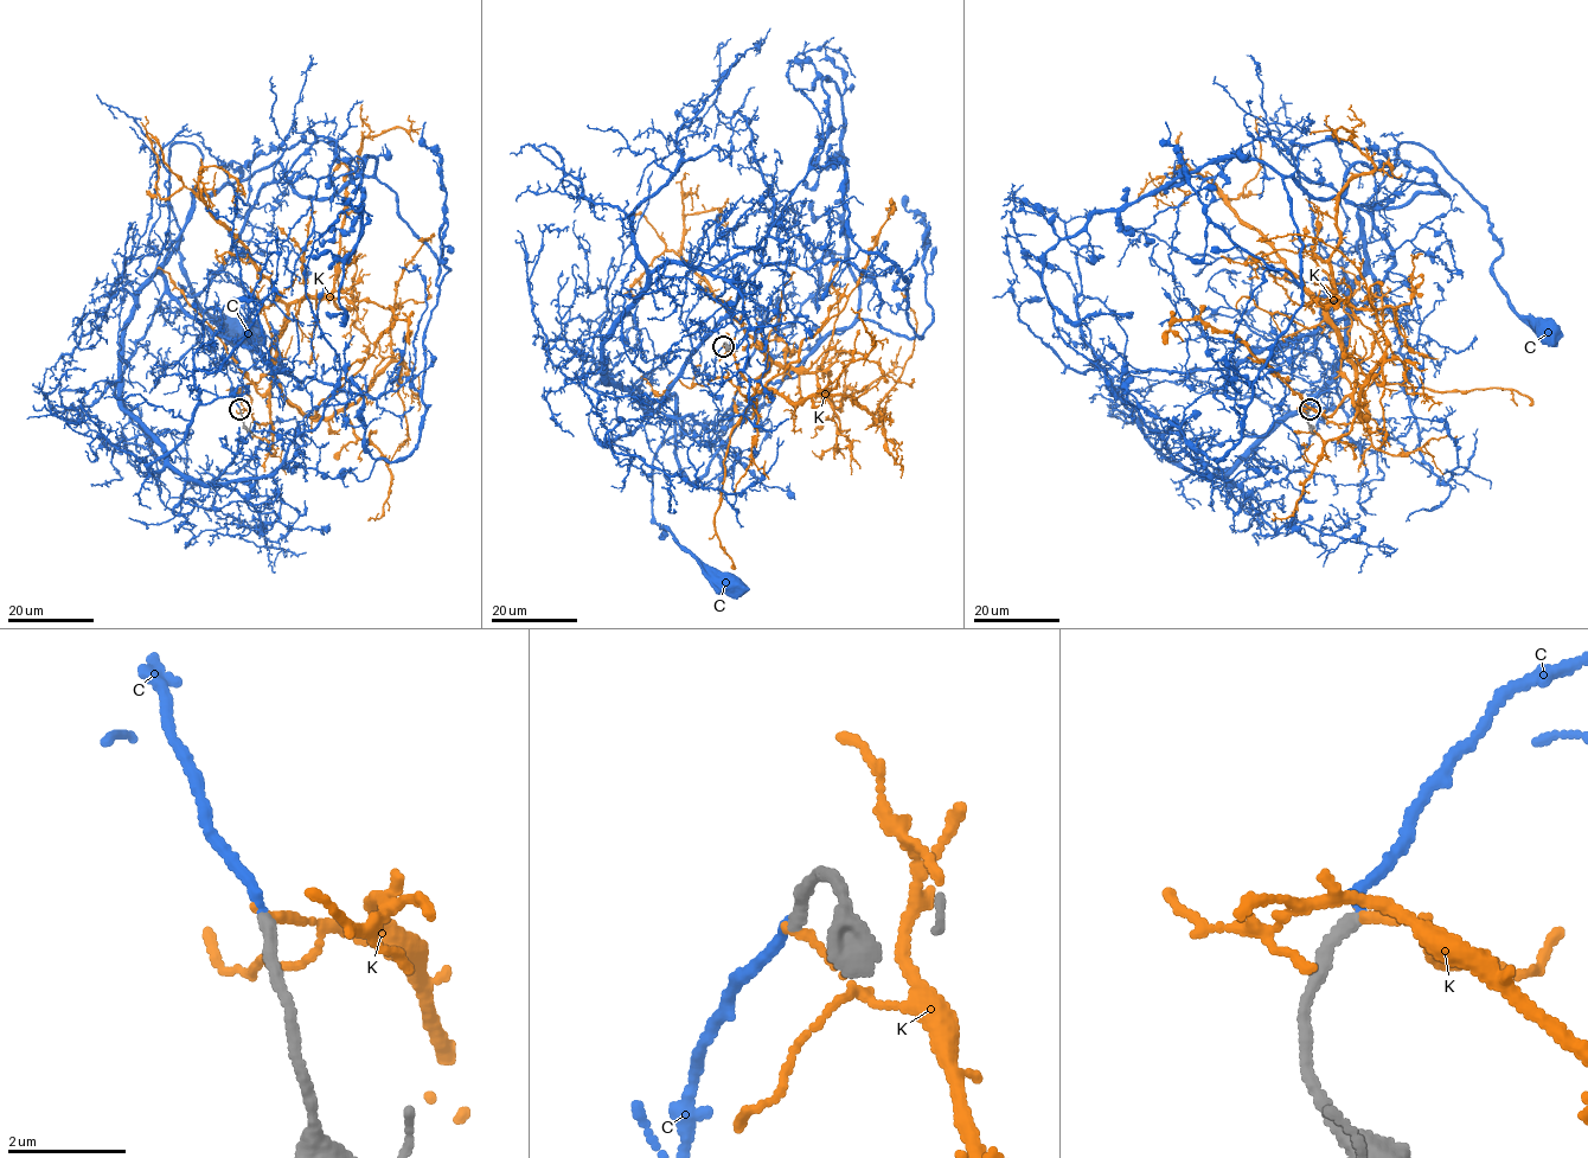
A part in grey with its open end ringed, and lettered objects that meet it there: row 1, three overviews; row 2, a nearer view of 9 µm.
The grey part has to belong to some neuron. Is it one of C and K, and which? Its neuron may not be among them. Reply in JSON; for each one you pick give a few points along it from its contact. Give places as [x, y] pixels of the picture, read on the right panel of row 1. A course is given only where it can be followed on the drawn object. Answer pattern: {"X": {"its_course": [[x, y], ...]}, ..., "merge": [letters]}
{"C": {"its_course": [[1310, 409], [1339, 379], [1323, 330], [1374, 296], [1358, 210], [1402, 142], [1487, 216], [1493, 275], [1545, 334]]}, "merge": ["C"]}

